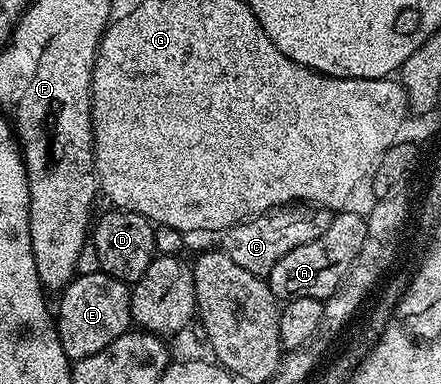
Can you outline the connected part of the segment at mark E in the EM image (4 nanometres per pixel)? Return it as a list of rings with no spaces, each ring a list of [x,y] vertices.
[[[99,270],[75,275],[59,296],[55,328],[65,356],[72,362],[99,353],[131,327],[129,285],[123,280],[112,278],[106,272]]]

